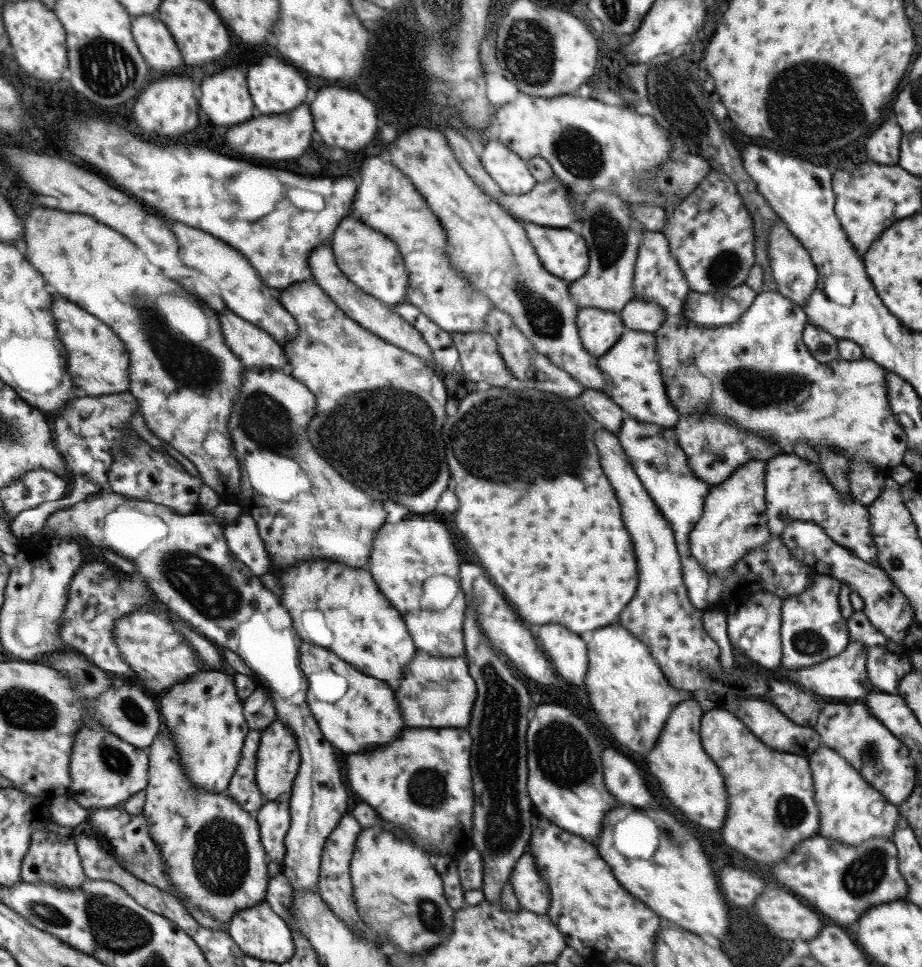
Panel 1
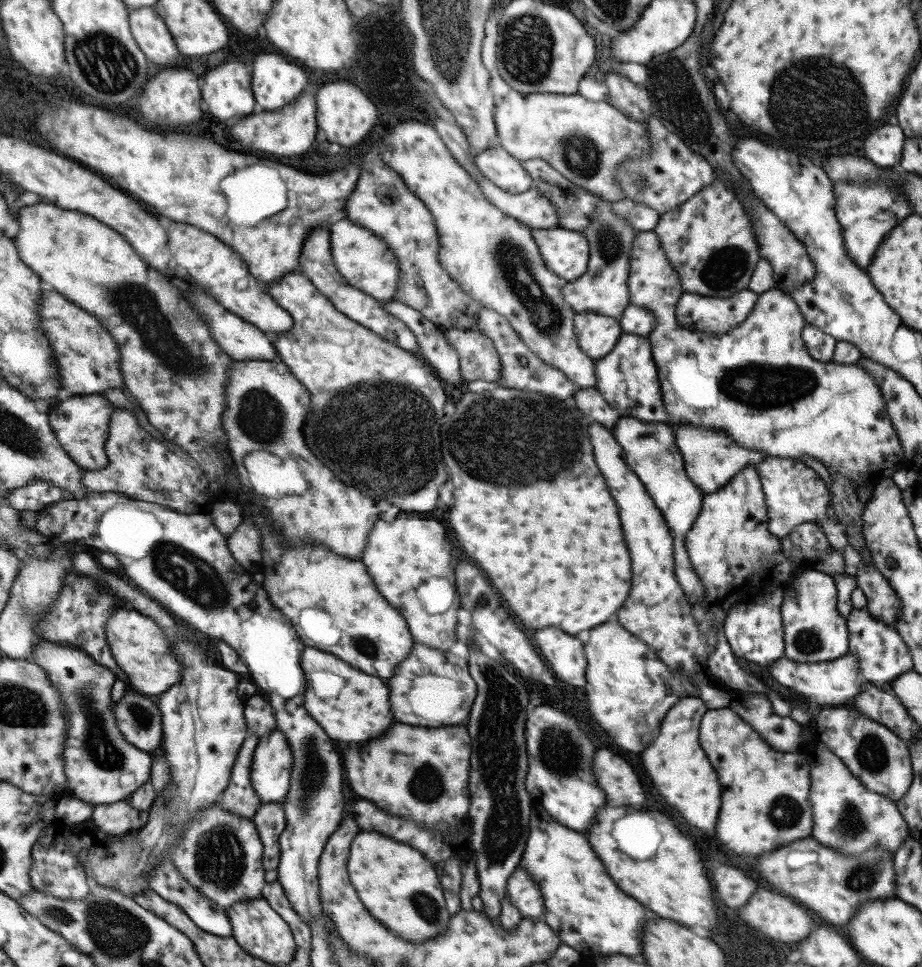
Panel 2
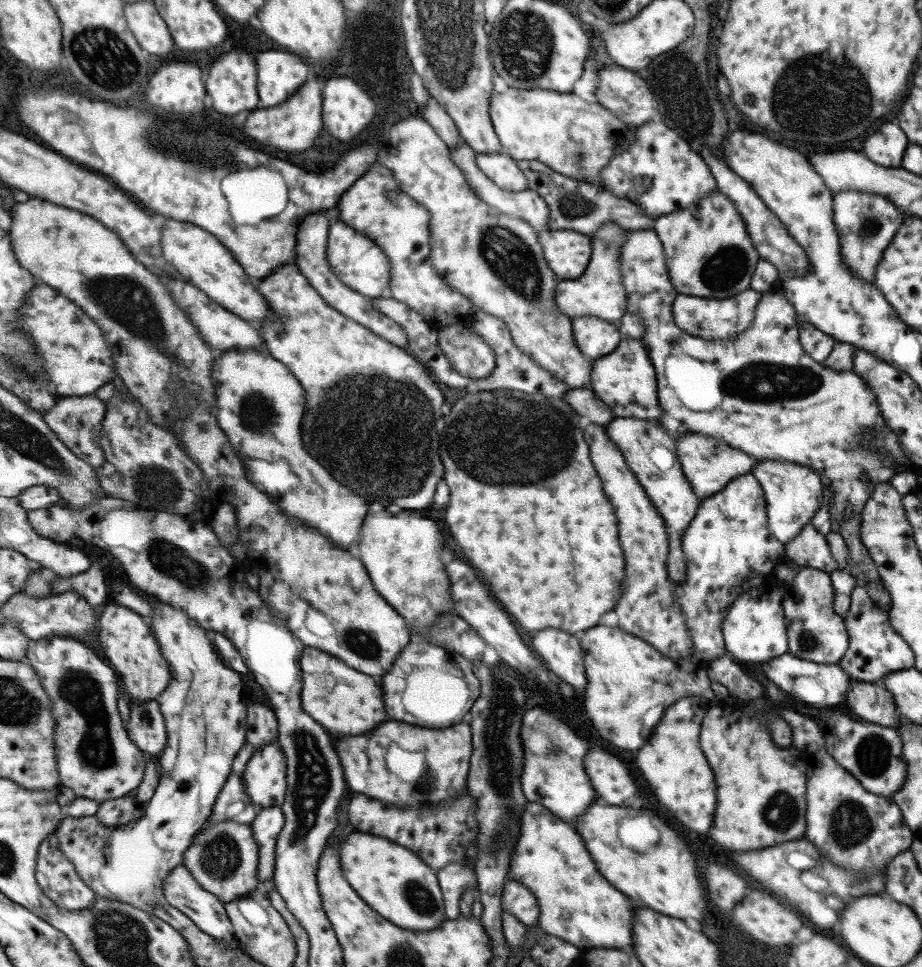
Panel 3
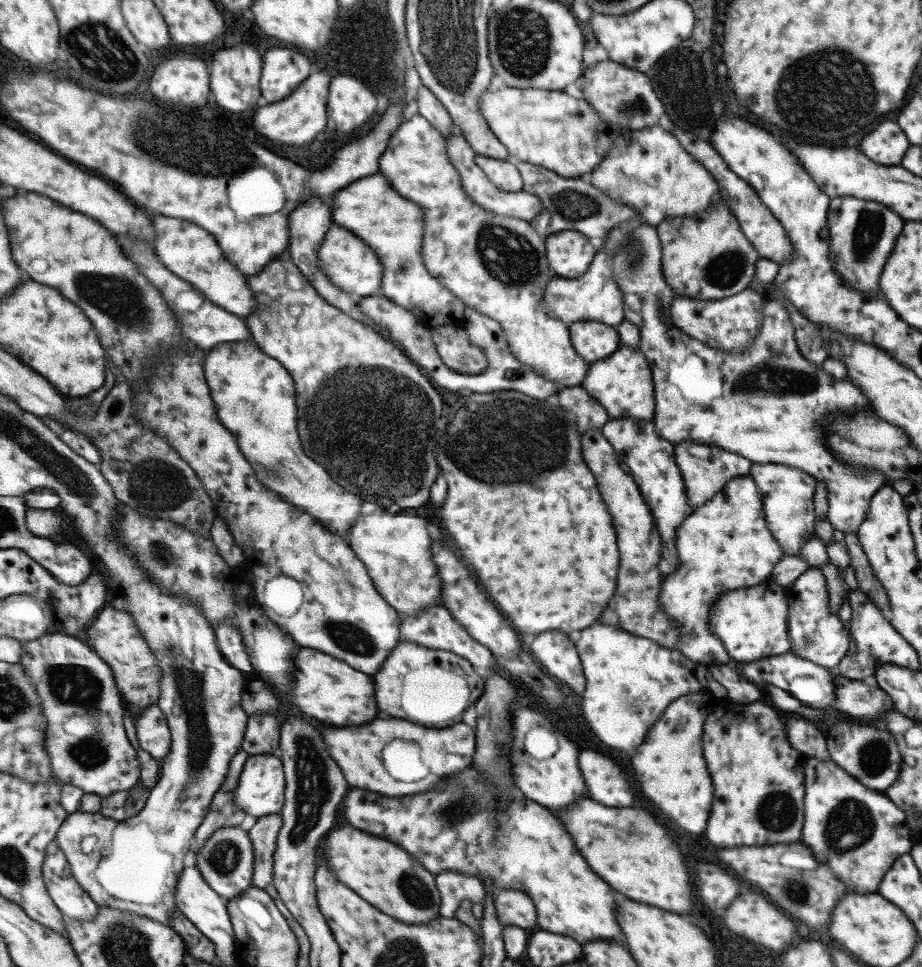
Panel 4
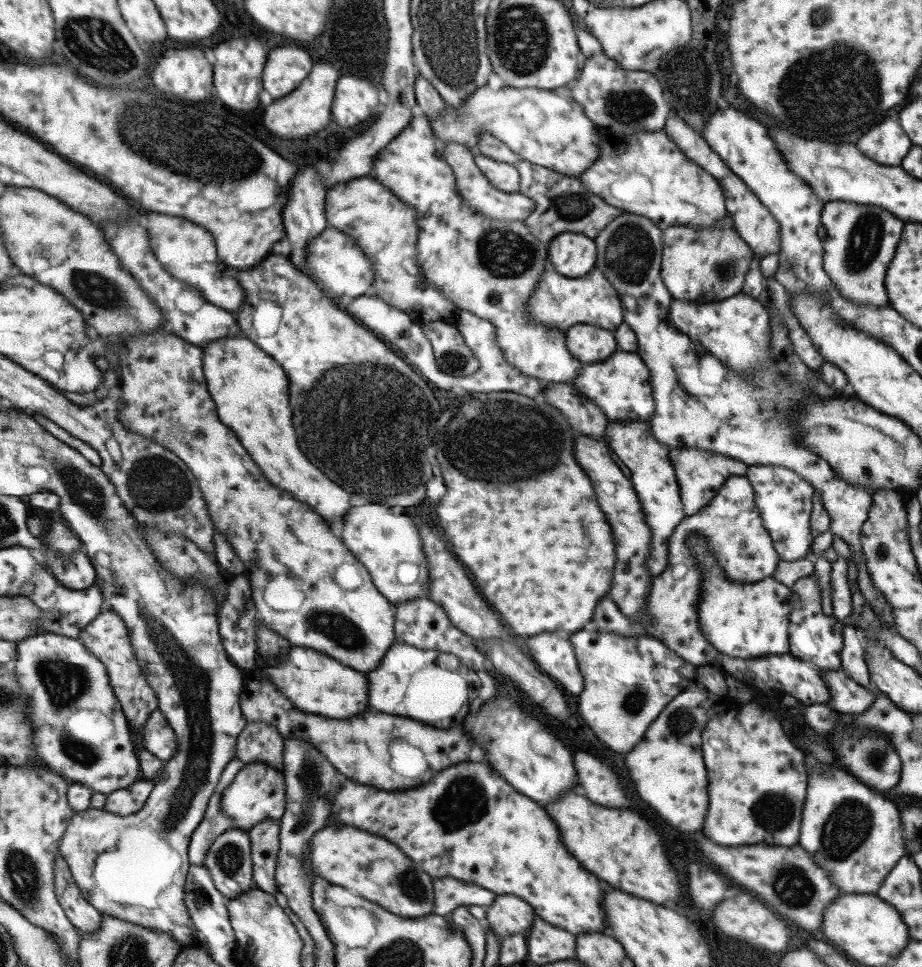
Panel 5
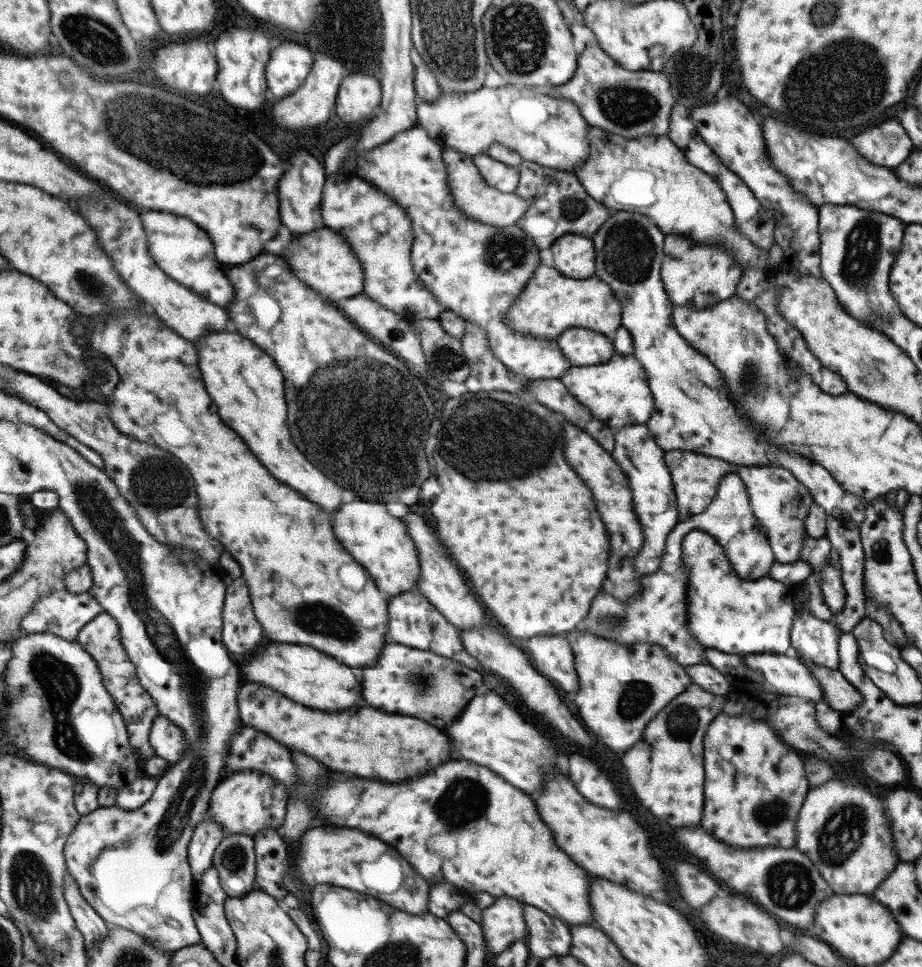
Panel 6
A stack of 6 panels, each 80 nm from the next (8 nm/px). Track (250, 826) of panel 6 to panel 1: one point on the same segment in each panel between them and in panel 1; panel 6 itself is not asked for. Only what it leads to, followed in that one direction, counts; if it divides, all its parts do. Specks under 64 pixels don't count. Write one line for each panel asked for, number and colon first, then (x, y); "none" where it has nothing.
1: (279, 759)
2: (273, 762)
3: (265, 776)
4: (262, 787)
5: (258, 793)

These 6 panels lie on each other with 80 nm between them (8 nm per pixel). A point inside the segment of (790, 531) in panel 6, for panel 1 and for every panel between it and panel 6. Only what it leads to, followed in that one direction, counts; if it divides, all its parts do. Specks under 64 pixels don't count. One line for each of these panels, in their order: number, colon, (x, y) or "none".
1: (794, 490)
2: (793, 493)
3: (792, 494)
4: (786, 493)
5: (783, 499)

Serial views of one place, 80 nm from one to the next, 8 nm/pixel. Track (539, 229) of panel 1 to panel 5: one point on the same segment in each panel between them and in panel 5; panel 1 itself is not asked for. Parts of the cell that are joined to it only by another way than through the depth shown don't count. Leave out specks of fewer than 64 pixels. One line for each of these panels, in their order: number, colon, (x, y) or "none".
2: (564, 252)
3: (566, 252)
4: (568, 253)
5: (572, 255)

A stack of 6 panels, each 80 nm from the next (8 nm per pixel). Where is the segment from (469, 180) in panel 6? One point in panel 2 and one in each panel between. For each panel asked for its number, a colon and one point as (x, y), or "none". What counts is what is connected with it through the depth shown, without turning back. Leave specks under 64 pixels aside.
2: (533, 208)
3: (527, 205)
4: (521, 205)
5: (480, 193)

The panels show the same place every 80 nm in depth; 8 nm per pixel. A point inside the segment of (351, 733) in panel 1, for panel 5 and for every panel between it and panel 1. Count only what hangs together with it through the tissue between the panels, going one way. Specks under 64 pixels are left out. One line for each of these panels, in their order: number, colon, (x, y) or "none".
2: (354, 706)
3: (347, 702)
4: (333, 691)
5: (316, 682)

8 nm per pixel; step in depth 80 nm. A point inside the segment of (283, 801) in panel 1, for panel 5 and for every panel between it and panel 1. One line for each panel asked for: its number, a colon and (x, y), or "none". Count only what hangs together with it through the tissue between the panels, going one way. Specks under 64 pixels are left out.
2: (271, 821)
3: (269, 823)
4: (266, 830)
5: (265, 837)

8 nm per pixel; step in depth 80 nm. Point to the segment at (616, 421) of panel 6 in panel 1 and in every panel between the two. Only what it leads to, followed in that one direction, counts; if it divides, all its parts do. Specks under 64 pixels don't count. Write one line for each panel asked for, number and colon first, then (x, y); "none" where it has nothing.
1: (630, 367)
2: (626, 377)
3: (624, 380)
4: (621, 383)
5: (619, 386)

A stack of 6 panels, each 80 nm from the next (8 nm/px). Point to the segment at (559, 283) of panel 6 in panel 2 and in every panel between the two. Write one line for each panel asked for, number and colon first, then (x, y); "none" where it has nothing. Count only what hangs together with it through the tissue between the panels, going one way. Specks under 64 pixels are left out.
2: (601, 289)
3: (598, 292)
4: (593, 295)
5: (561, 302)

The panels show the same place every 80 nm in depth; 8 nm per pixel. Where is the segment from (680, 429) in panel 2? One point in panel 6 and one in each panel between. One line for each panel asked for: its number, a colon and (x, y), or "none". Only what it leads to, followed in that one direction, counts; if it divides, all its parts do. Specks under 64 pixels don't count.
3: (708, 464)
4: (704, 469)
5: (699, 474)
6: (694, 477)

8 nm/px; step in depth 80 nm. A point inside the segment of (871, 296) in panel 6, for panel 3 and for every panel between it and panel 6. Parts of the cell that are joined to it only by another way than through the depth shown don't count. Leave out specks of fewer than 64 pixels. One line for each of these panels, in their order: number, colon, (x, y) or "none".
3: (860, 220)
4: (854, 226)
5: (858, 239)

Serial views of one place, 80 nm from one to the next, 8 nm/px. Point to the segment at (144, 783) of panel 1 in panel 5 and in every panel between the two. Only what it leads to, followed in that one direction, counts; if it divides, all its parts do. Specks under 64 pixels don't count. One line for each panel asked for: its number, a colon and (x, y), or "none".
2: (103, 767)
3: (96, 757)
4: (85, 713)
5: (81, 732)

